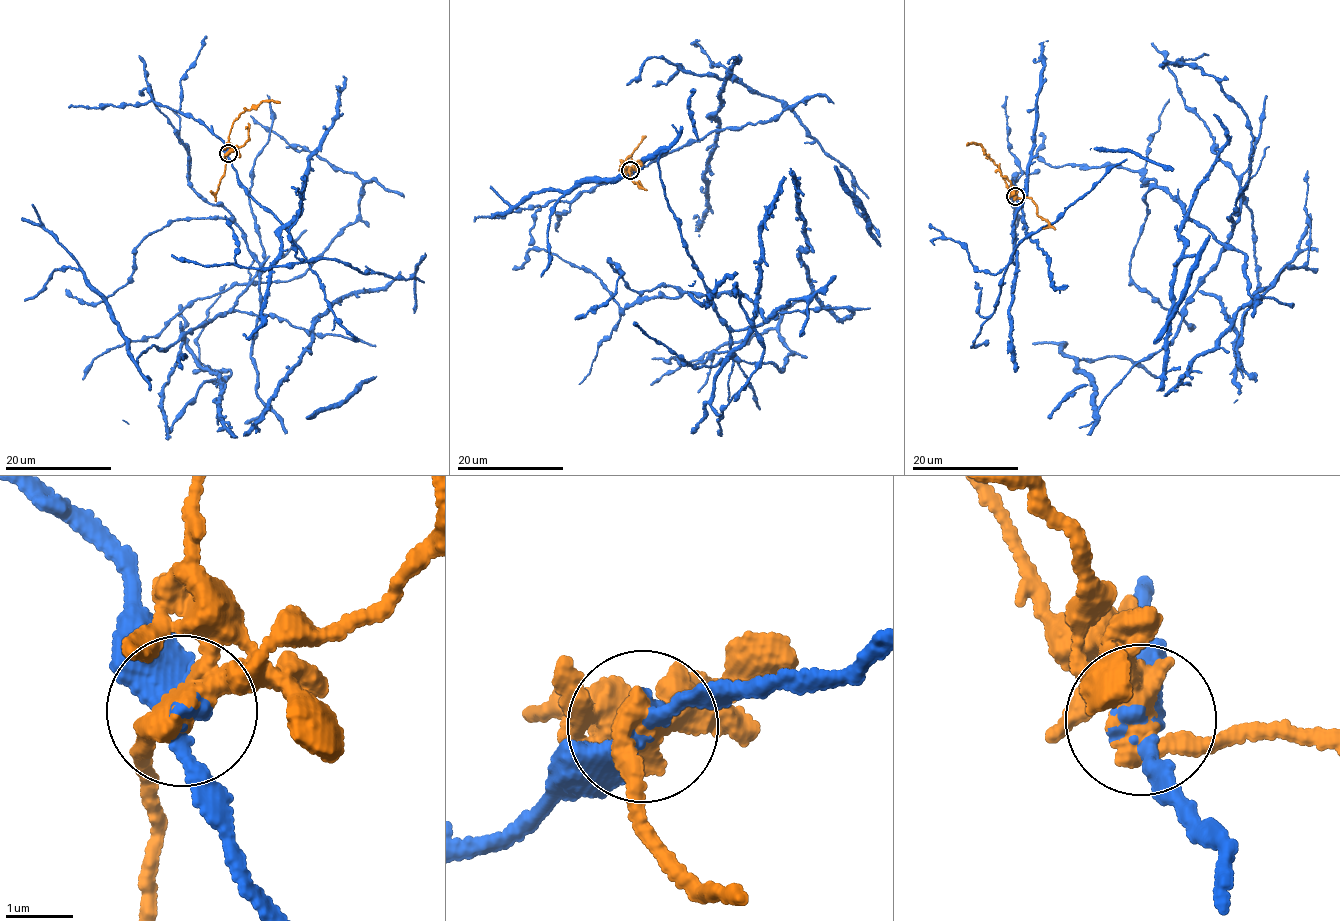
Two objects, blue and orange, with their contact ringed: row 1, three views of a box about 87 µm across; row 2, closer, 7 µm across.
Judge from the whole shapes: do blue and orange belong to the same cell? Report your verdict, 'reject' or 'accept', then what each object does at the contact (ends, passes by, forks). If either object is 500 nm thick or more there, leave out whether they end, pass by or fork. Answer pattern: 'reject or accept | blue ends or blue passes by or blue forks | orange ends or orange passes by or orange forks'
reject | blue passes by | orange passes by

